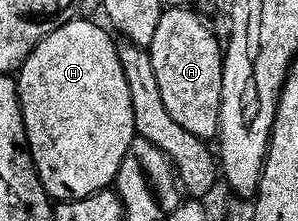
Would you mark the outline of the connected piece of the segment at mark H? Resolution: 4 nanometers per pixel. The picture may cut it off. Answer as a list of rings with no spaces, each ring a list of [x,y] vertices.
[[[76,16],[69,24],[46,34],[17,72],[23,133],[27,136],[31,163],[48,198],[67,200],[72,196],[90,196],[97,188],[110,187],[111,177],[118,175],[119,160],[127,150],[128,141],[136,137],[133,104],[127,99],[127,81],[119,73],[119,57],[110,36],[103,34],[101,27],[87,26],[82,16]]]

